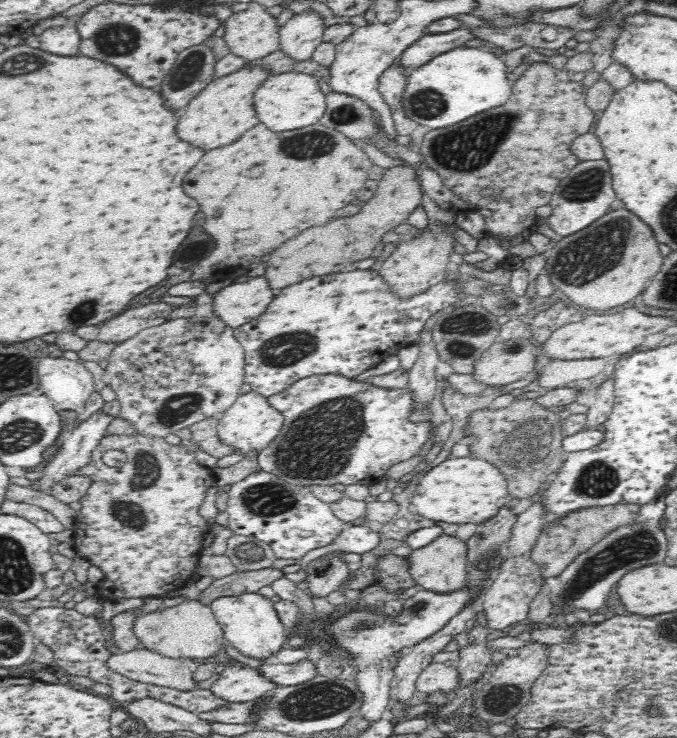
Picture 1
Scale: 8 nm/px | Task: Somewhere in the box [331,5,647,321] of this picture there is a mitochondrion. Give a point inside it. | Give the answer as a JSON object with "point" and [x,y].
{"point":[466,150]}

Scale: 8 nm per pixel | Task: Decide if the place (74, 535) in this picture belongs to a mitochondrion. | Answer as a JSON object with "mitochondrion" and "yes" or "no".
{"mitochondrion":"no"}

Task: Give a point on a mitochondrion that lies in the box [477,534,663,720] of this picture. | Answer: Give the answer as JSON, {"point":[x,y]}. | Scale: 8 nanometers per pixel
{"point":[505,698]}

